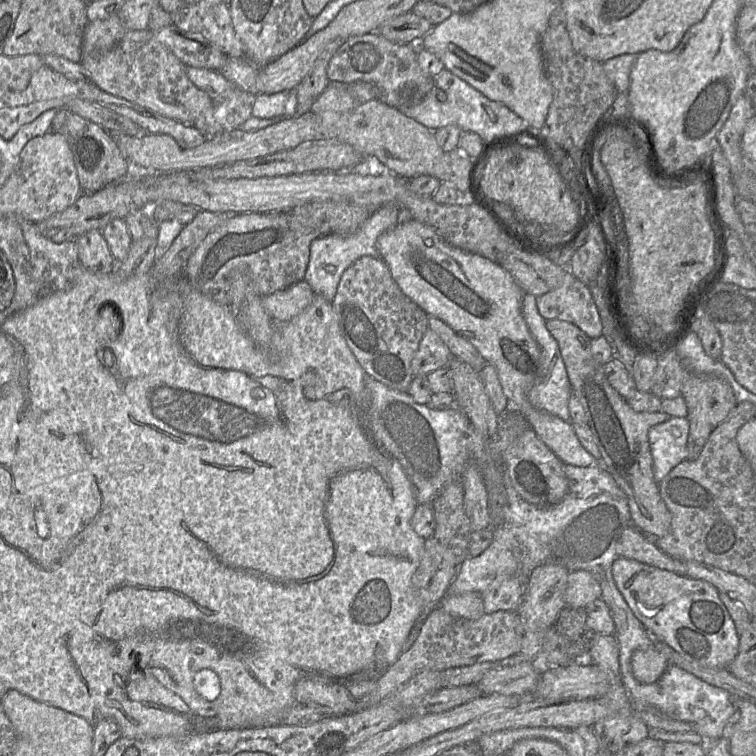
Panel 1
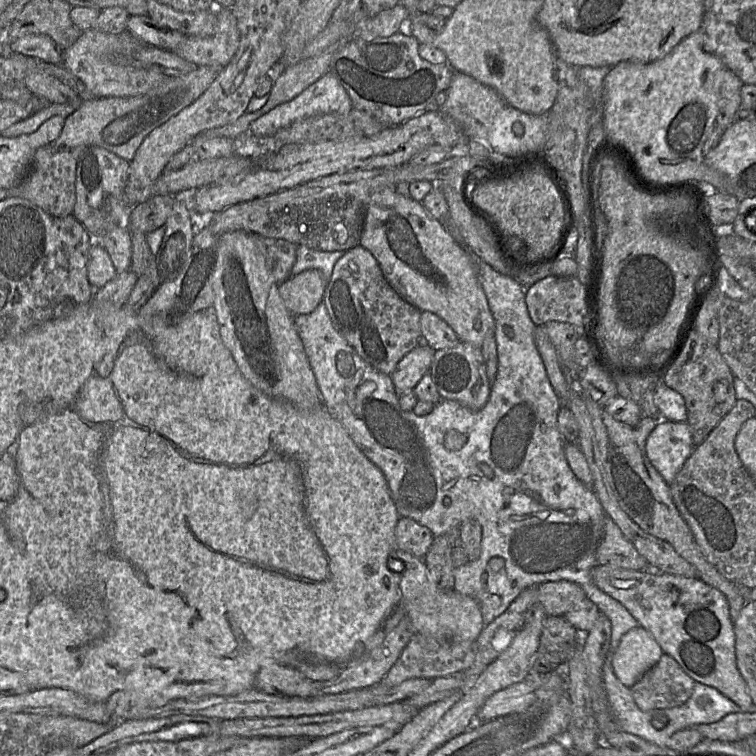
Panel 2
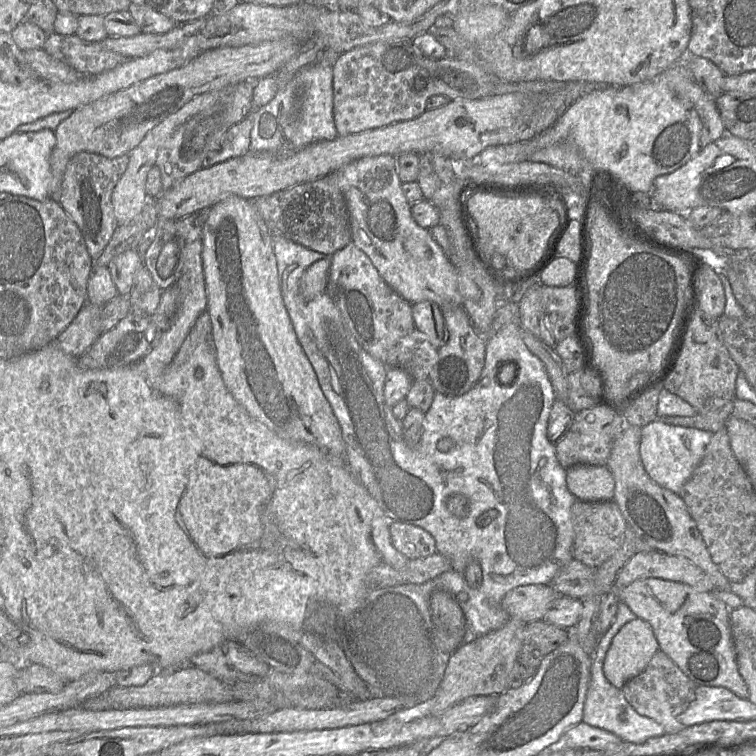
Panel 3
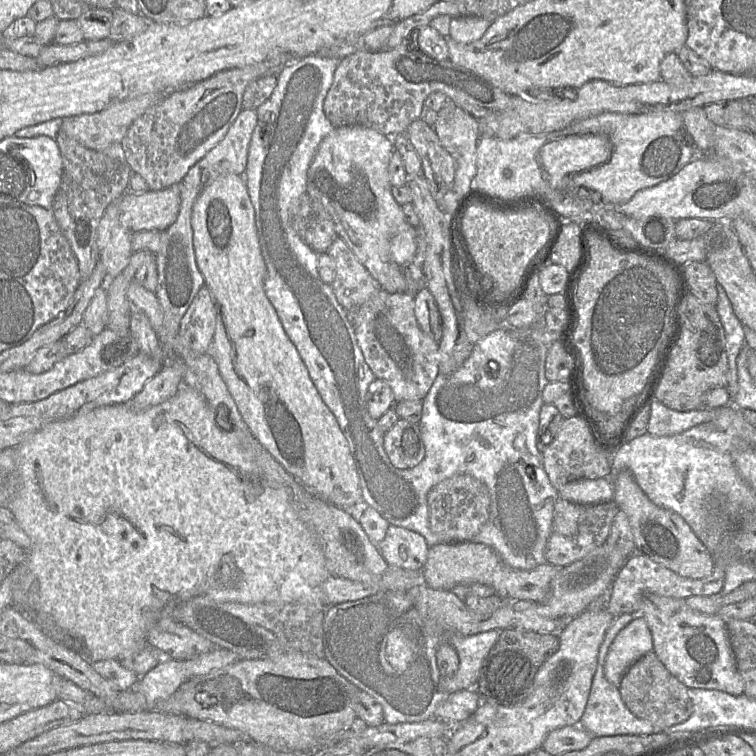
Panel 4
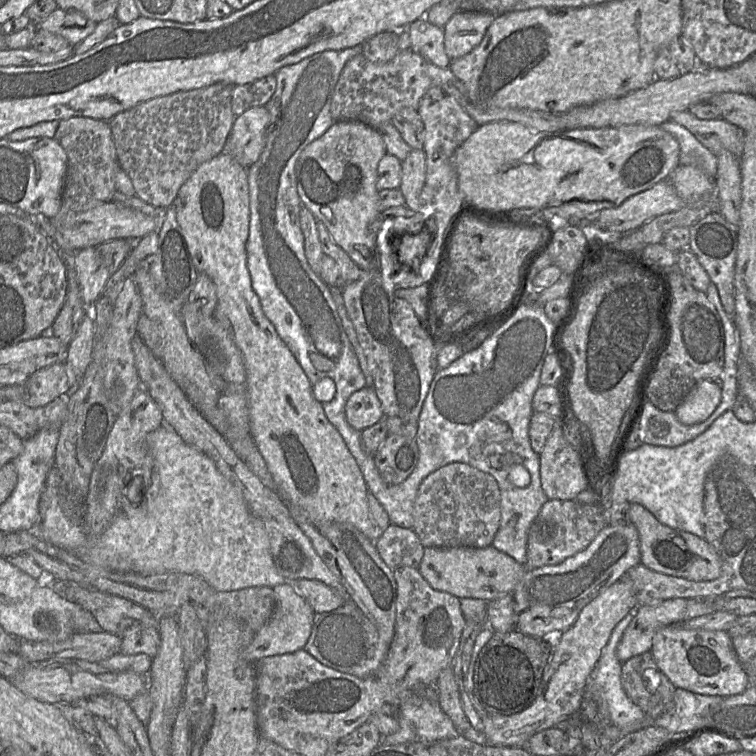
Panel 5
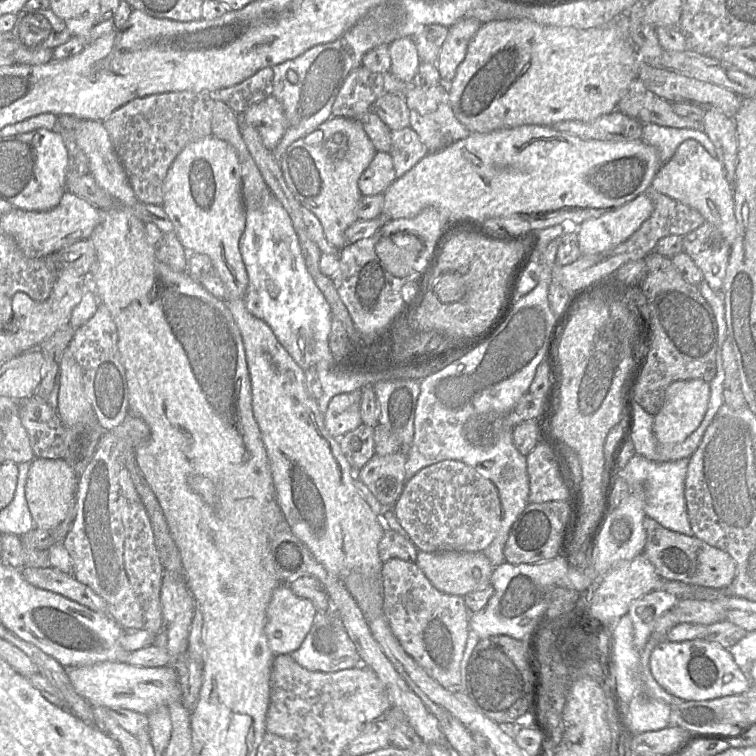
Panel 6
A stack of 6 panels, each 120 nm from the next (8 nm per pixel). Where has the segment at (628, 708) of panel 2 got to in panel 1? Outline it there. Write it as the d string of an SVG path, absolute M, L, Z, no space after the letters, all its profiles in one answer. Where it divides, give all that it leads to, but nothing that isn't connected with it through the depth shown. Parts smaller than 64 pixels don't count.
M631 660L628 662L626 676L623 675L621 666L619 666L619 670L630 700L653 705L672 719L690 723L693 730L705 741L714 741L728 733L729 719L736 711L733 697L728 691L708 684L669 661L667 661L665 672L658 679L658 687L653 683L642 684L633 676Z

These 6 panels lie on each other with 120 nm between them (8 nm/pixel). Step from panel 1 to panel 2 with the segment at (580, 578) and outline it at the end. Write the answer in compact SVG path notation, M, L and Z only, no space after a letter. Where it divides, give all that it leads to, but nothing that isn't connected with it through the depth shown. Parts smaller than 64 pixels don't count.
M566 580L544 582L537 589L547 616L564 616L586 598L580 585Z

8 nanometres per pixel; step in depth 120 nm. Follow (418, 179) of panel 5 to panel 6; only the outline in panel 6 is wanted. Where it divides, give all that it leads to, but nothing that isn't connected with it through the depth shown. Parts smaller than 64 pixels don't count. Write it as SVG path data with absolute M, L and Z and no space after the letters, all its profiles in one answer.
M409 126L391 131L391 150L396 178L411 170L428 154L427 147L418 134Z

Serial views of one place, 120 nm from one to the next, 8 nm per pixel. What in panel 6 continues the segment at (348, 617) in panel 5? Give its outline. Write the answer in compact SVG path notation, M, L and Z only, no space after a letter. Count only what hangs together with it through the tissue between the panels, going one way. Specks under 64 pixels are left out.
M316 613L316 618L300 647L290 656L309 671L333 673L361 665L361 658L337 613Z

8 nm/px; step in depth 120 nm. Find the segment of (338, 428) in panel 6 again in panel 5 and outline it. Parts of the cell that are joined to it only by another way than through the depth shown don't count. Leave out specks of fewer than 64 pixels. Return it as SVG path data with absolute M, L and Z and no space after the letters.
M365 386L354 392L346 403L345 416L347 422L358 431L380 421L384 413L374 387Z

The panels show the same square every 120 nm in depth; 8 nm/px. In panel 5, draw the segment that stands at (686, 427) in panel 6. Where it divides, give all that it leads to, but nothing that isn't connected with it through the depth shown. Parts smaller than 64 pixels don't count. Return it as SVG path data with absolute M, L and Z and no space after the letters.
M701 380L688 392L674 413L682 424L697 424L706 420L720 401L720 383L714 380Z

